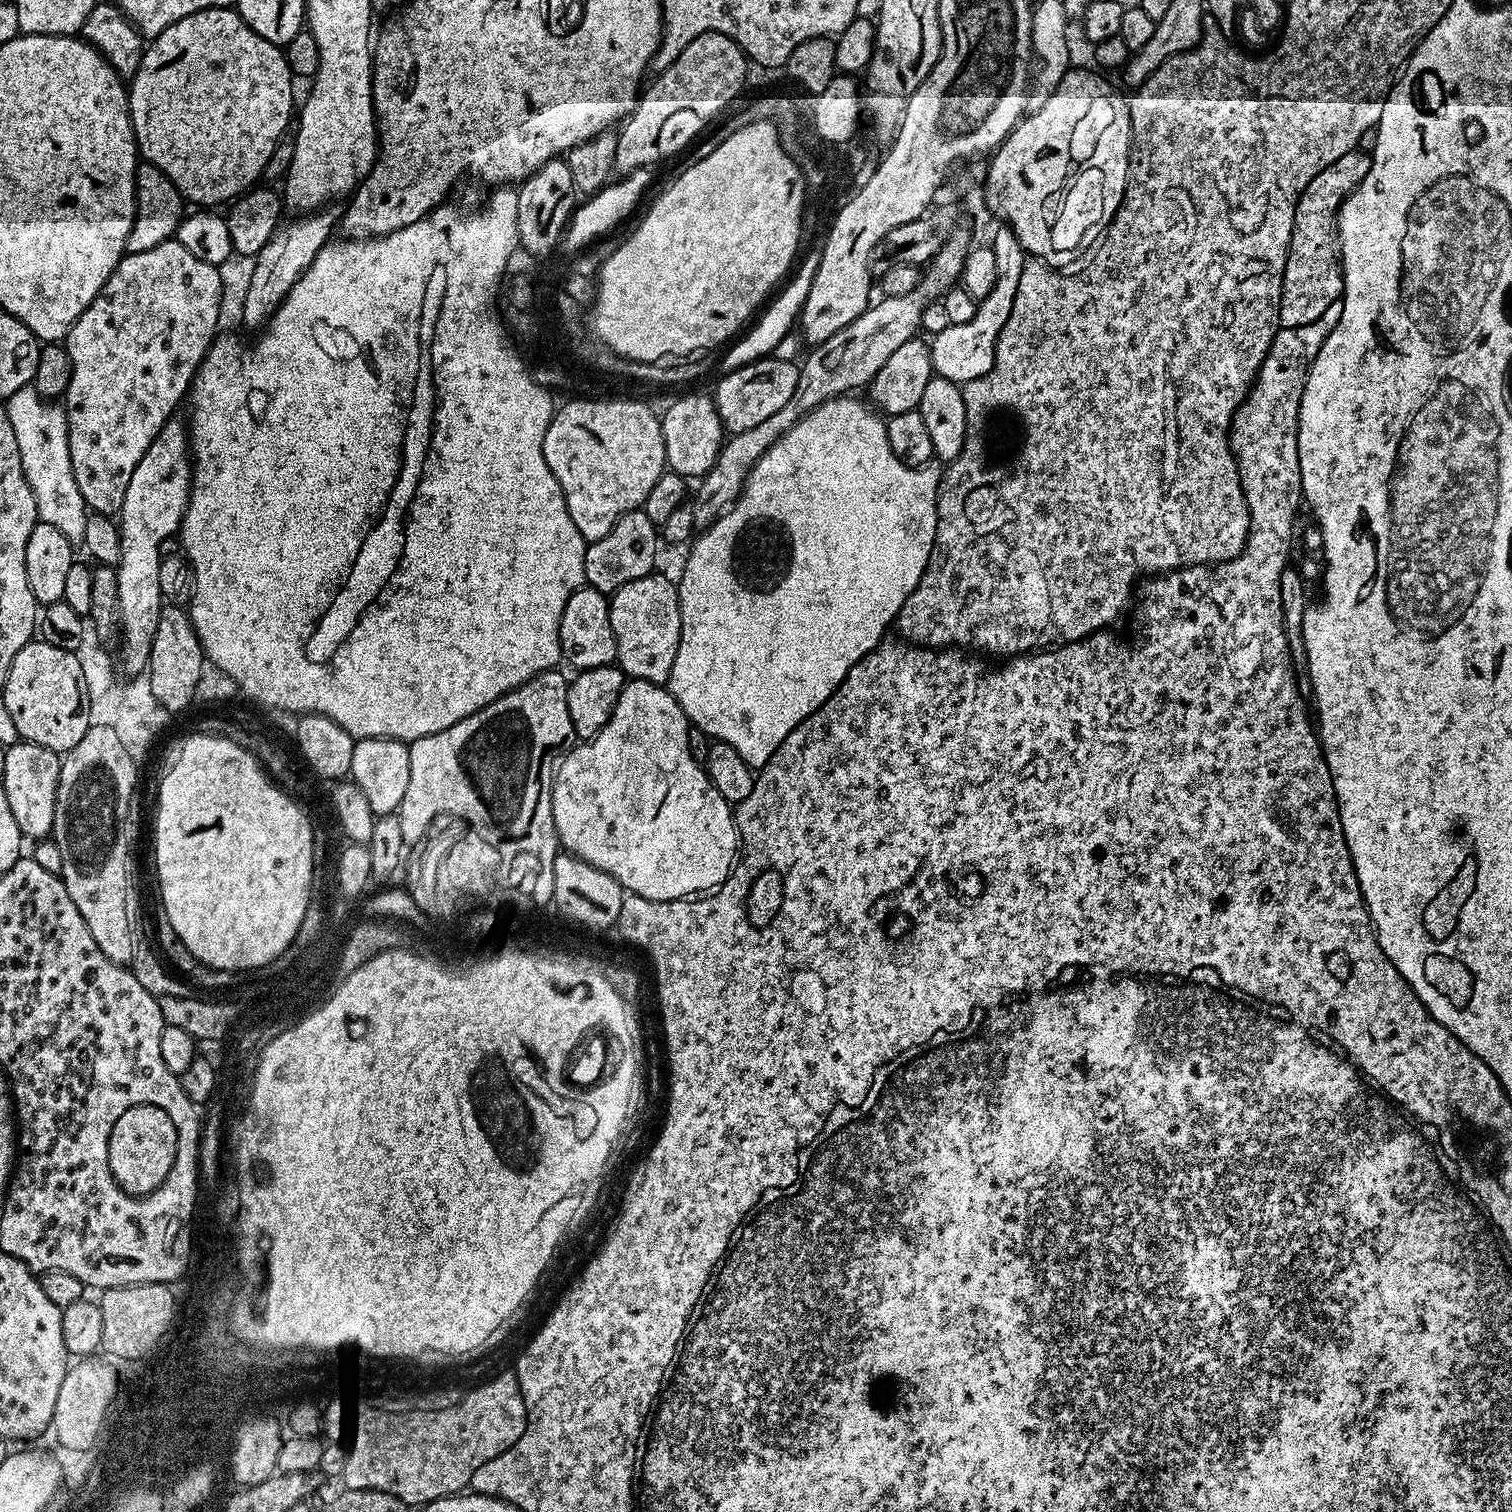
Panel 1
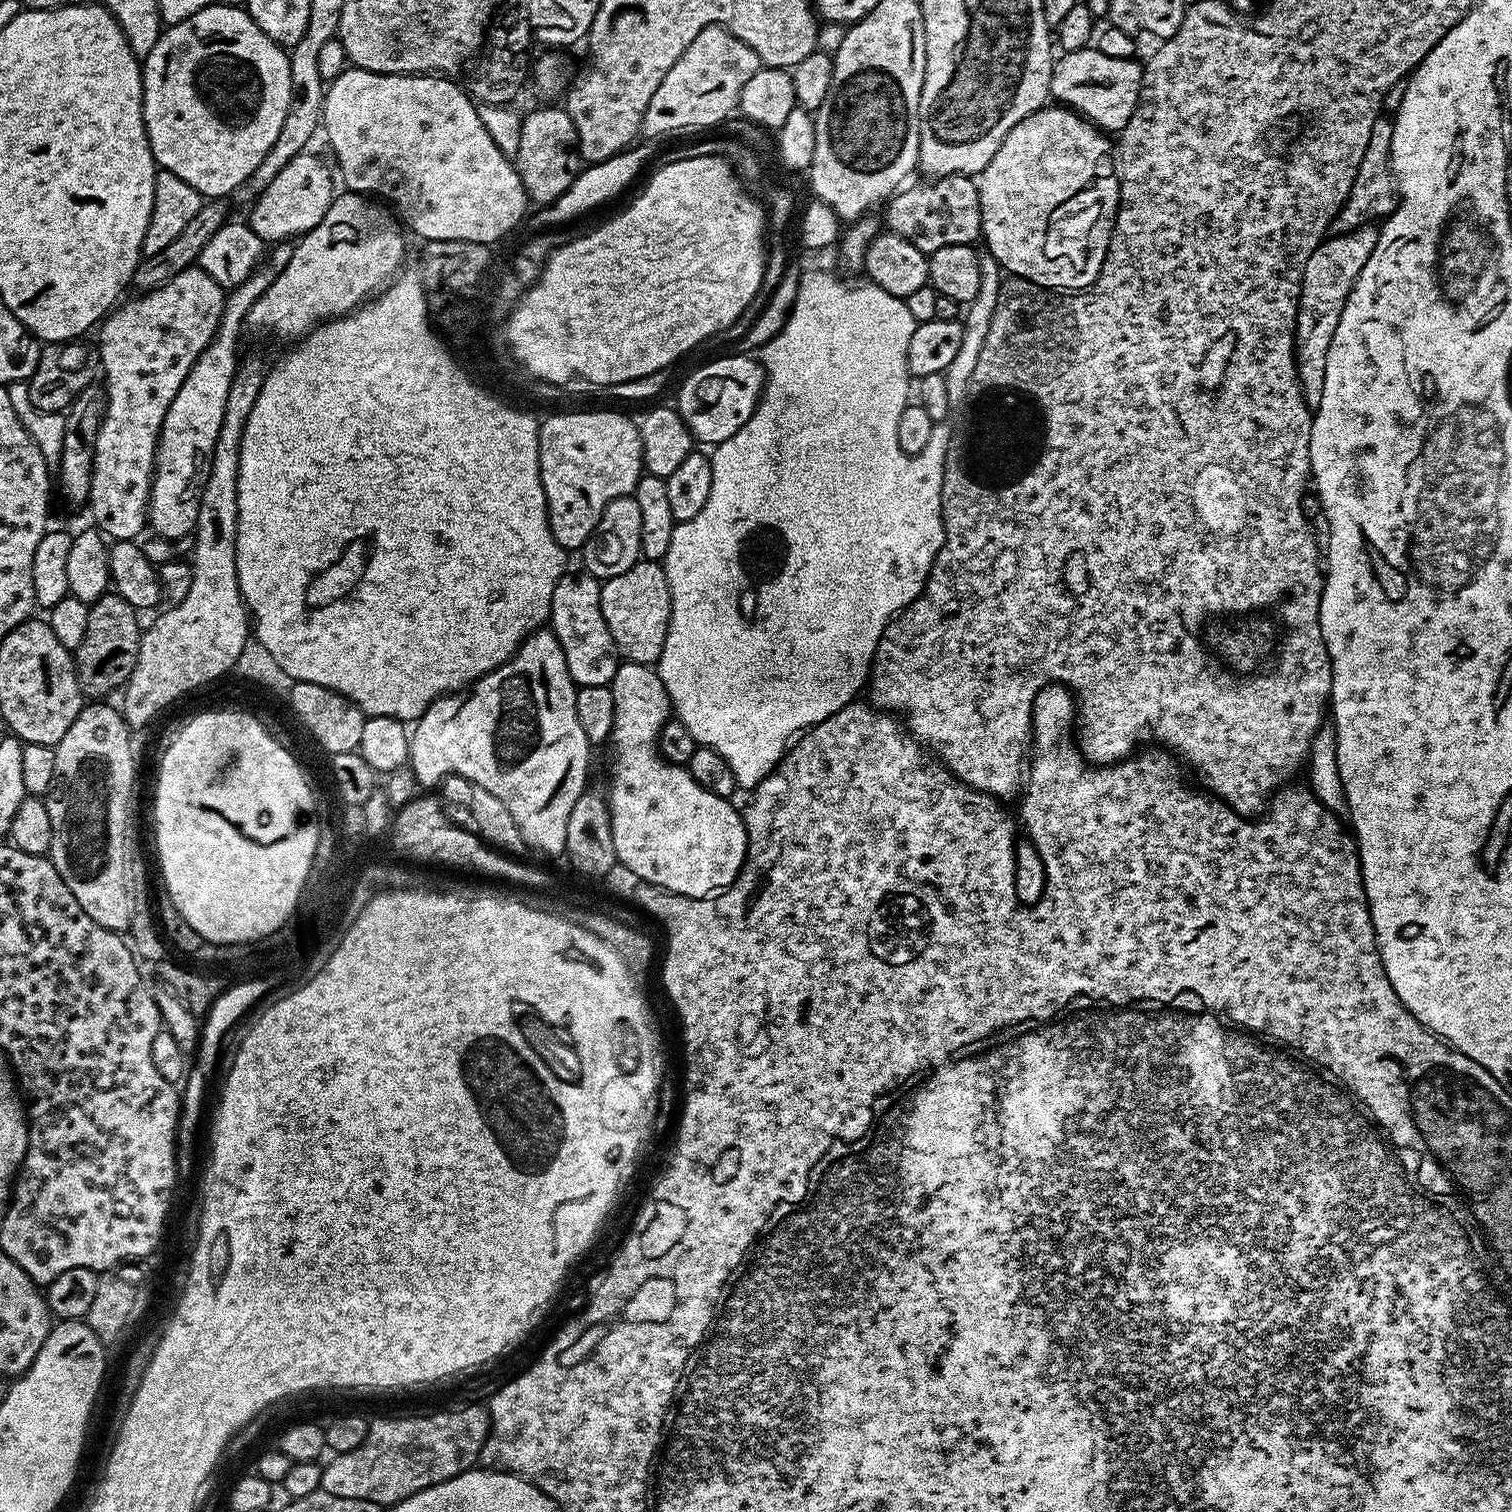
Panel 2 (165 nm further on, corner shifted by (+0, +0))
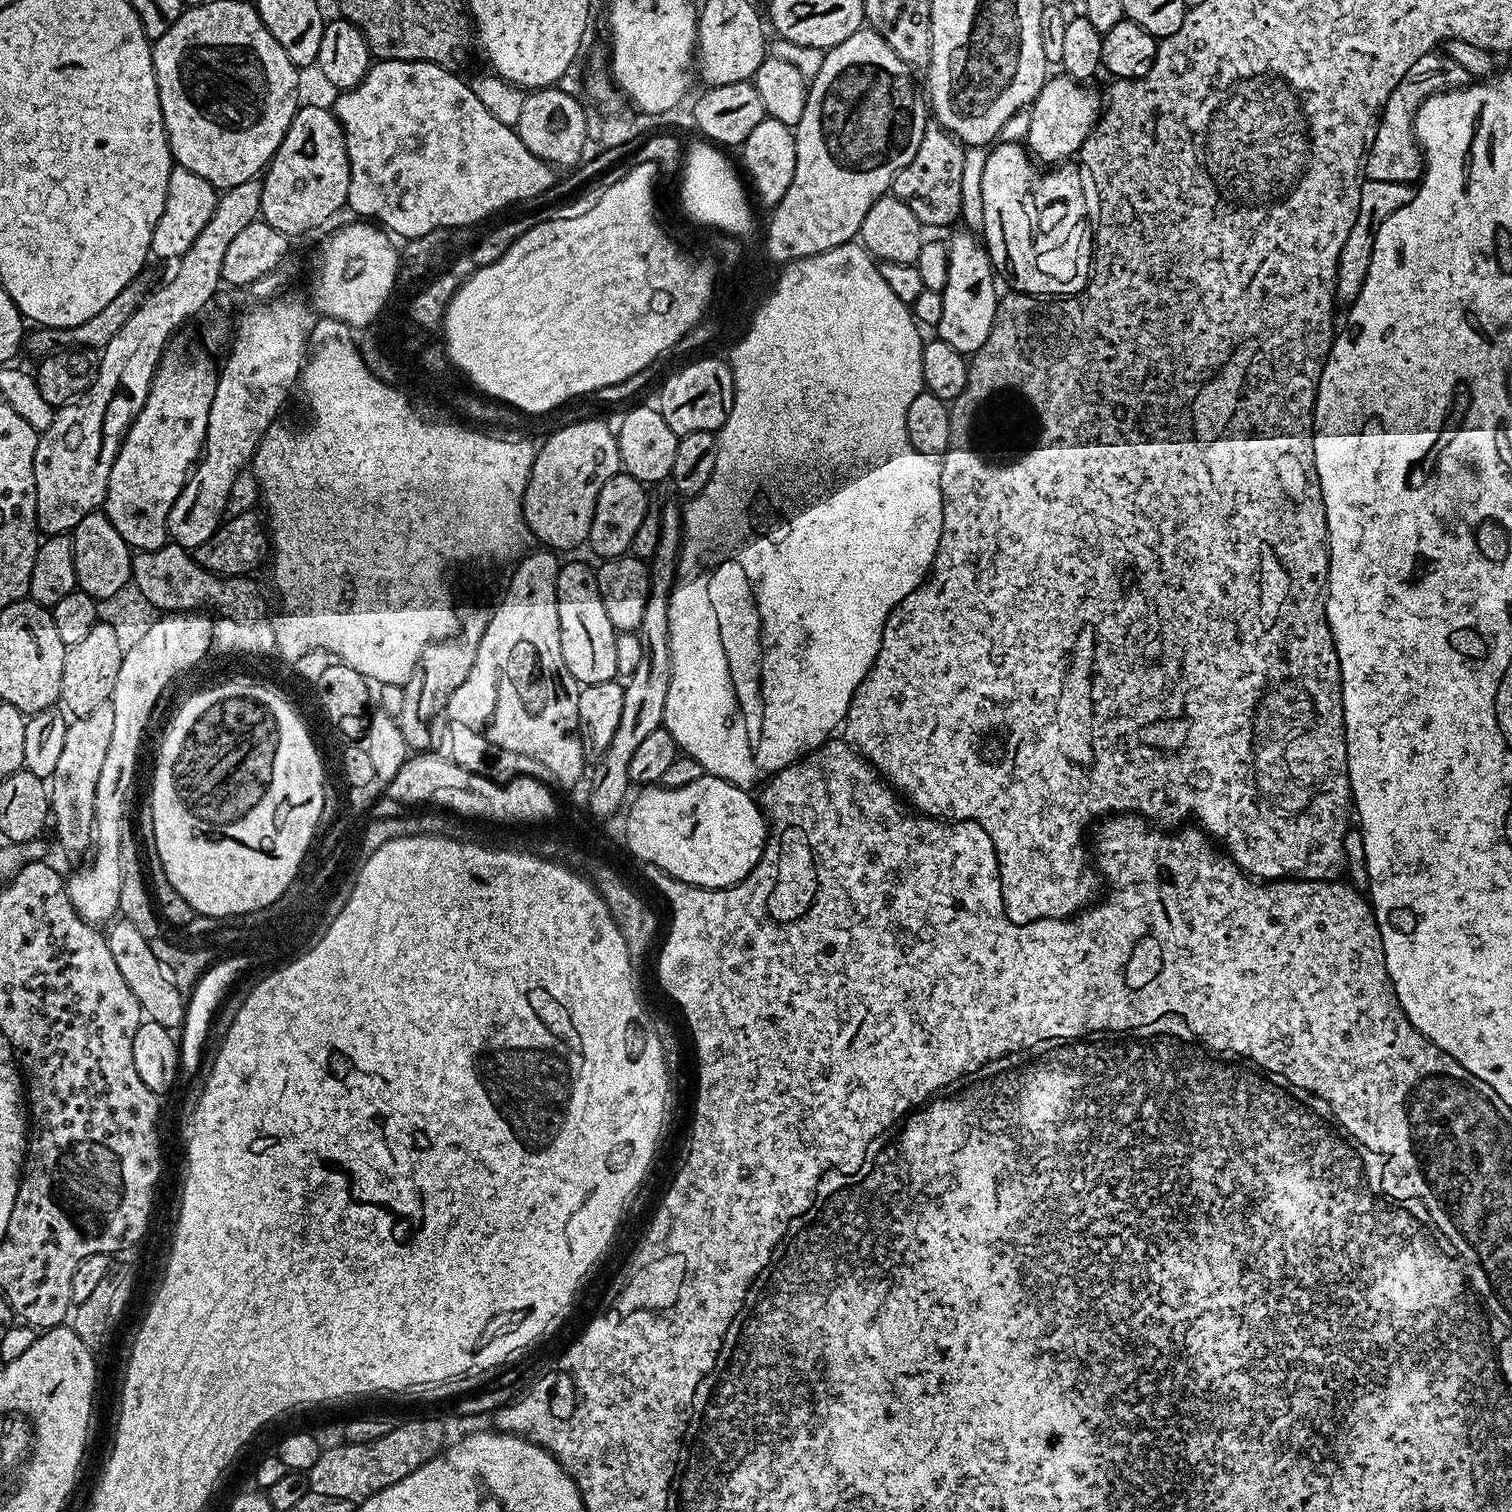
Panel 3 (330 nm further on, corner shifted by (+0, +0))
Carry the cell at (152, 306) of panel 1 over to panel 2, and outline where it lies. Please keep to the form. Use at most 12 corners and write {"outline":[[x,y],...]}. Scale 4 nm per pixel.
{"outline":[[193,266],[99,325],[87,507],[145,531],[156,443],[225,289]]}

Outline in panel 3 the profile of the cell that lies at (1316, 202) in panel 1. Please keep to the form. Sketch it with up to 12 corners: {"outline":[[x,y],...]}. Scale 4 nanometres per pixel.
{"outline":[[1430,51],[1390,90],[1363,175],[1415,185],[1424,175],[1416,115],[1468,72]]}

